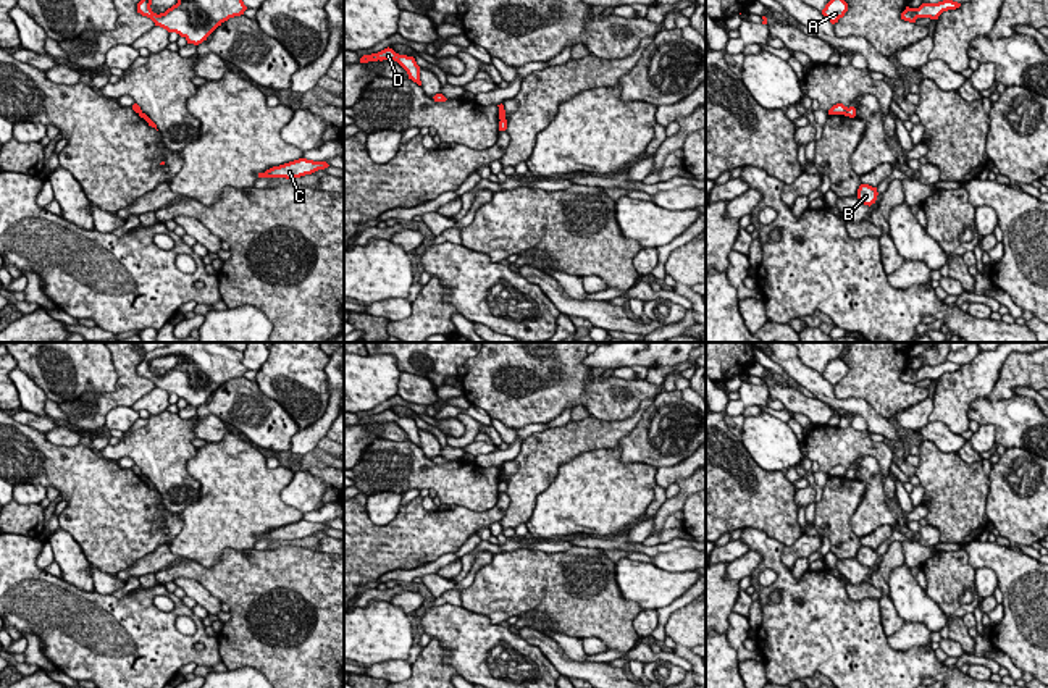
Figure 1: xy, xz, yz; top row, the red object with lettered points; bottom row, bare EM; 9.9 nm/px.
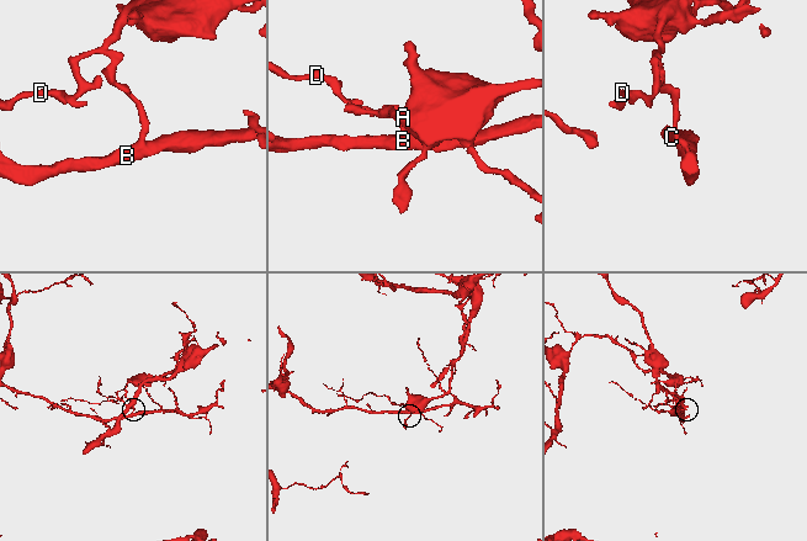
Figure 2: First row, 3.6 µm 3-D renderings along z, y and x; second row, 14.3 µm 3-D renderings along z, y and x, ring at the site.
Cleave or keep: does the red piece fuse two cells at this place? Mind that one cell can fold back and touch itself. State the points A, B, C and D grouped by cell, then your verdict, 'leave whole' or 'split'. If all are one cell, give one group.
A D / B C | split

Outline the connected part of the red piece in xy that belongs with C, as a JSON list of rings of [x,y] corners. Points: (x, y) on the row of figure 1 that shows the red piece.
[[[299,158],[279,166],[273,166],[270,170],[266,170],[265,173],[258,173],[258,178],[286,178],[286,179],[292,179],[292,178],[300,178],[305,174],[312,174],[318,170],[325,170],[329,165],[326,162],[313,162],[313,160],[307,160],[307,158]]]

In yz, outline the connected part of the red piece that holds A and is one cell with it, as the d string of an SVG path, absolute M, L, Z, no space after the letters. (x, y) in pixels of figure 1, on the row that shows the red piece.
M830 0L825 8L822 10L822 15L832 23L838 23L840 18L845 16L848 11L848 3L845 0Z

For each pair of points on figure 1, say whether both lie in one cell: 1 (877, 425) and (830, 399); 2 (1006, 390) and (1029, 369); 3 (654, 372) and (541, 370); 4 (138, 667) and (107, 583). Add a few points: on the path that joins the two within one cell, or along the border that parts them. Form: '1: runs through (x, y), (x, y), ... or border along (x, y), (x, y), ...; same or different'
1: runs through (867, 414), (859, 406), (842, 404); same
2: runs through (1011, 383), (1022, 372); same
3: border along (646, 378), (662, 386); different
4: border along (94, 588), (110, 595); different

